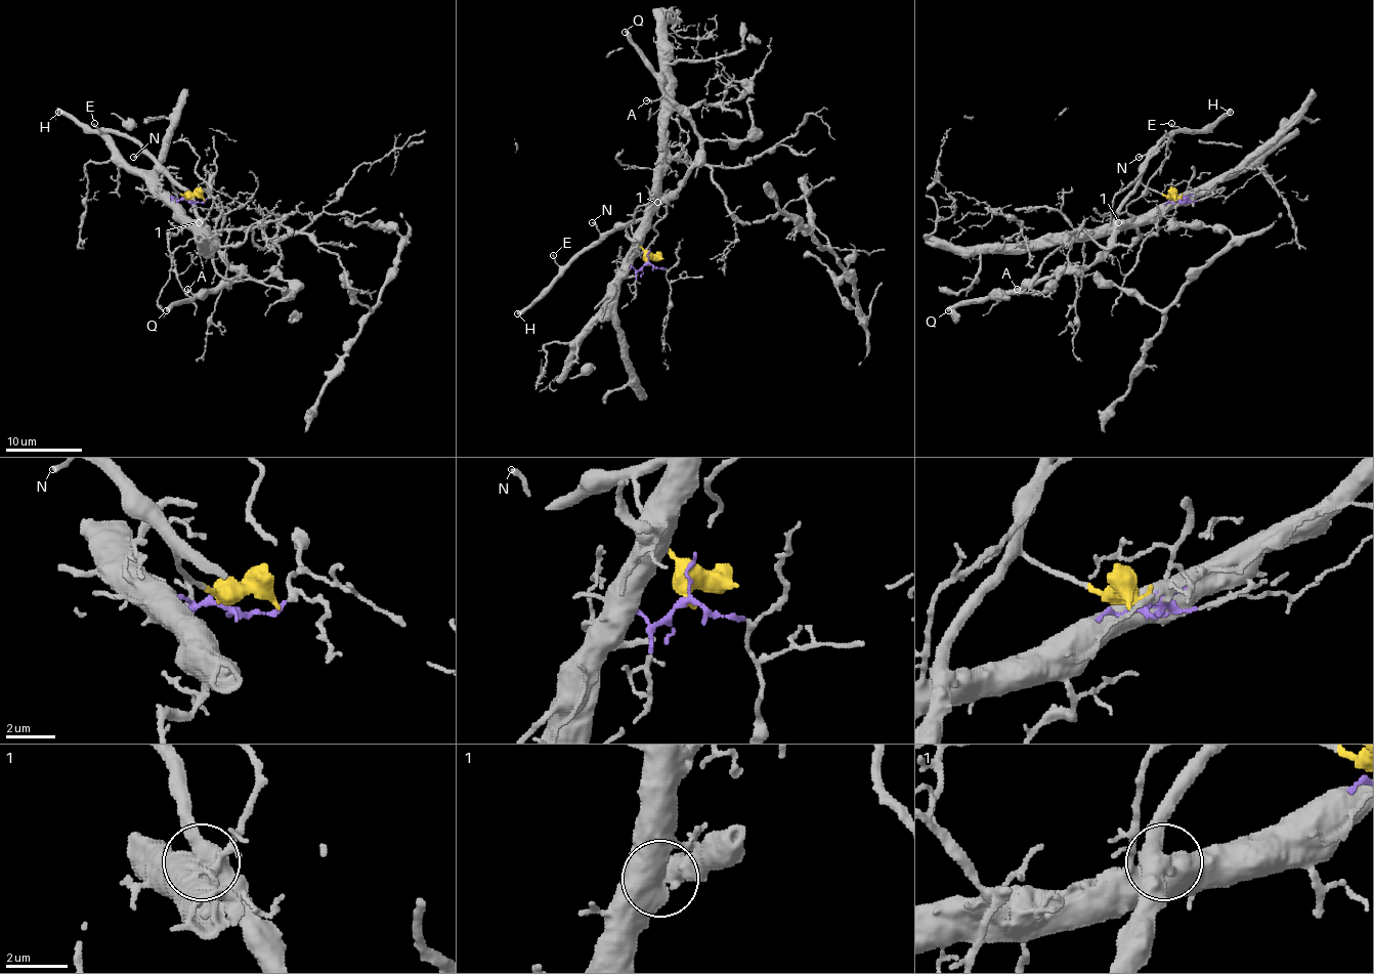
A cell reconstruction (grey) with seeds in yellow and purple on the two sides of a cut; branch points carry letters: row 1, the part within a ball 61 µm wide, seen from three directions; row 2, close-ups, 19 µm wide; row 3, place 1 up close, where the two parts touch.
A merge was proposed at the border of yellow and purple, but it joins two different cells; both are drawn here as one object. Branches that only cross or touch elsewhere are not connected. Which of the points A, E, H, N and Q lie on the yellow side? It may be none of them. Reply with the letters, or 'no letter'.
A, E, H, N, Q

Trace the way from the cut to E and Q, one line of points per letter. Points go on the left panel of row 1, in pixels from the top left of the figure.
E: (188, 198), (173, 186), (171, 178), (135, 142), (100, 130), (94, 123)
Q: (188, 198), (175, 184), (190, 198), (210, 242), (241, 272), (195, 298), (179, 299), (166, 311)

